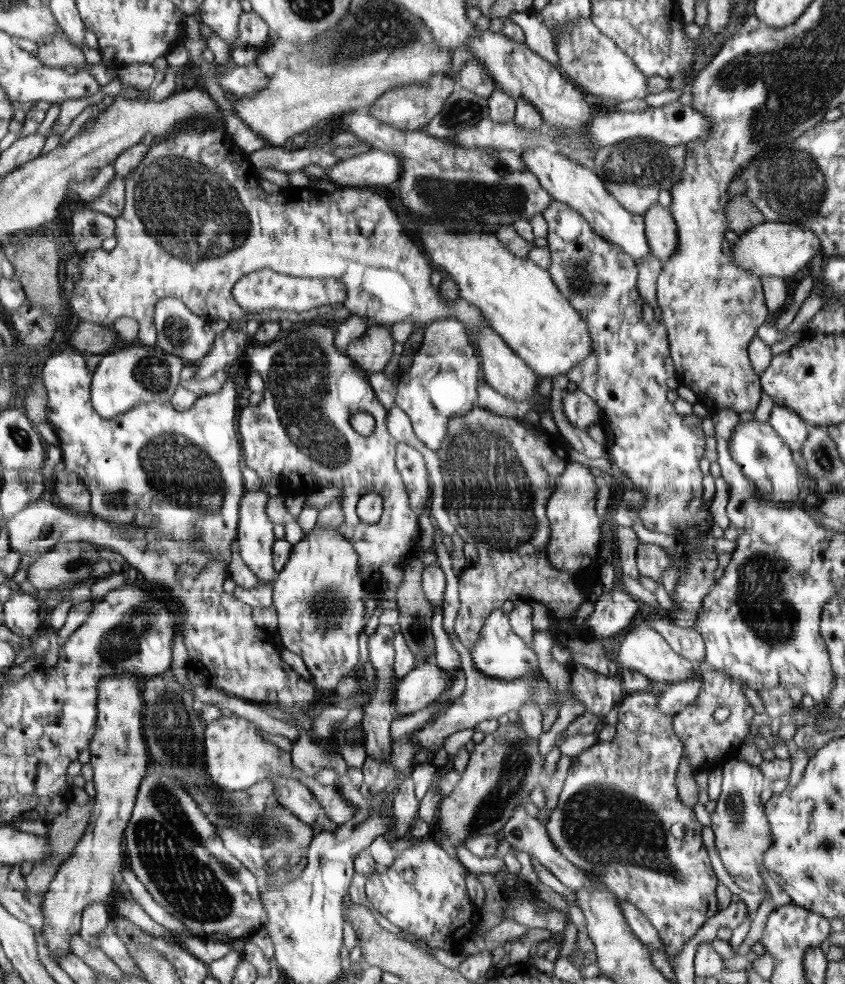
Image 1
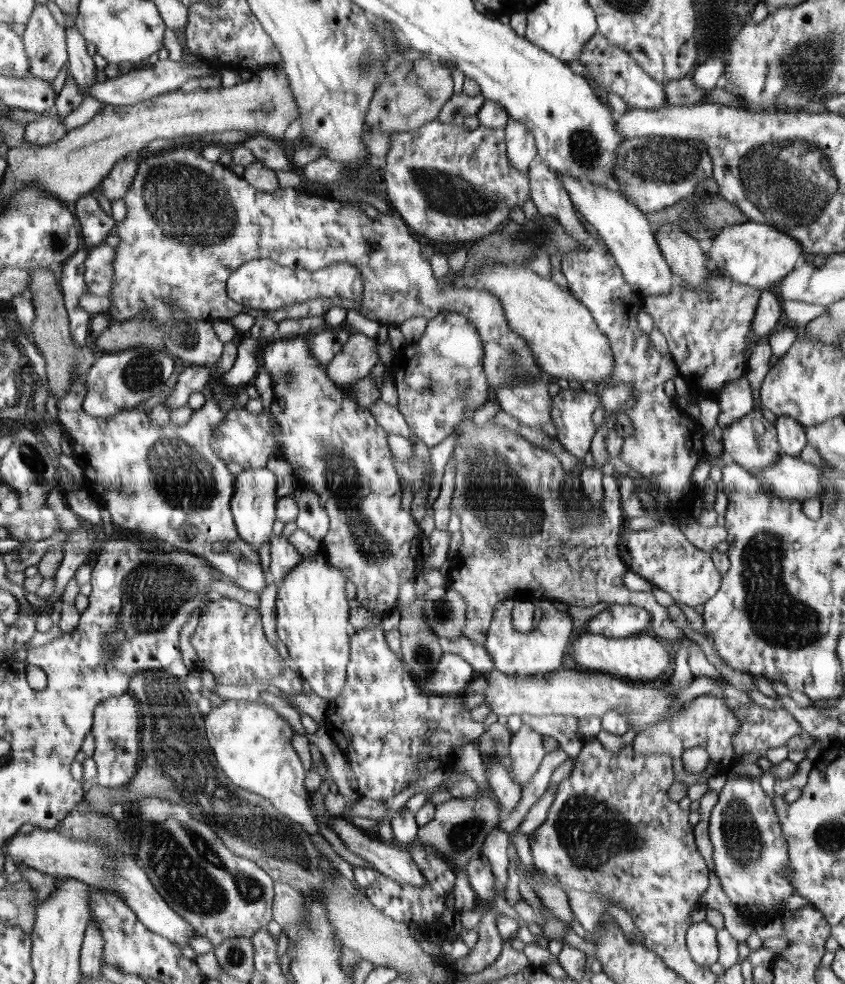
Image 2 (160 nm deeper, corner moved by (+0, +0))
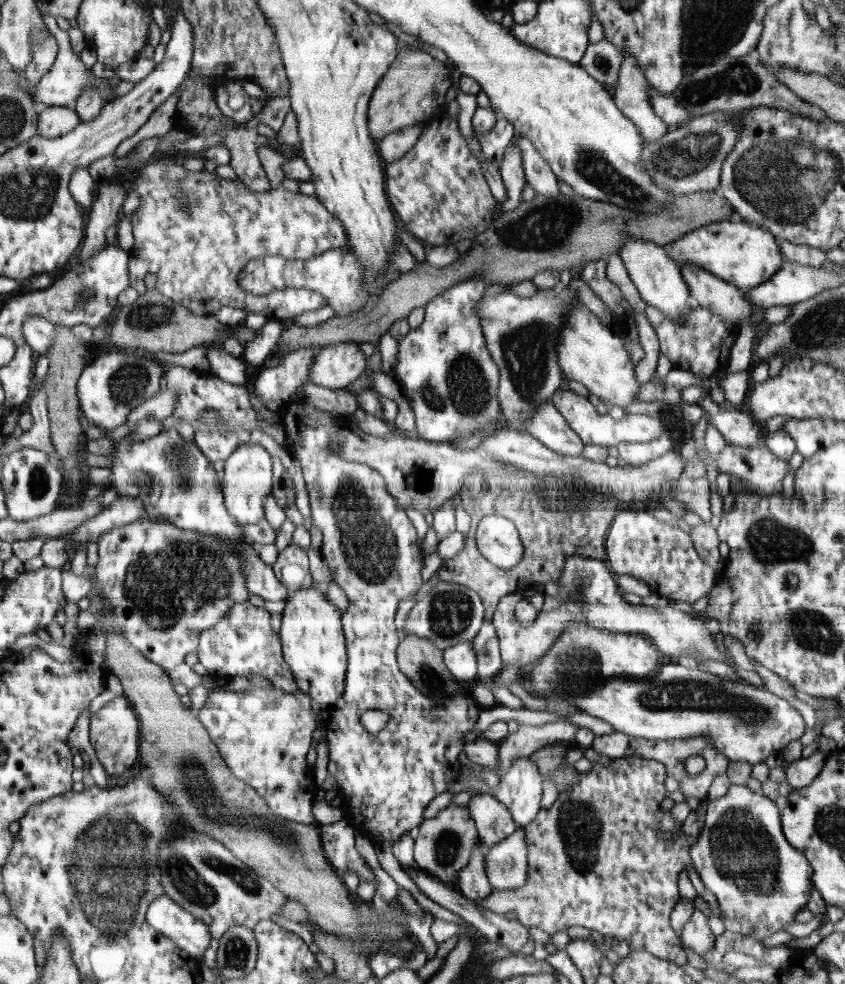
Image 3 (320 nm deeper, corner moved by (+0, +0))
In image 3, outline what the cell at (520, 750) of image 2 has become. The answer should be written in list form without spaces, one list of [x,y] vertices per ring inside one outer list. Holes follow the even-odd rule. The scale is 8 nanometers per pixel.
[[[530,757],[516,759],[491,795],[505,804],[515,822],[524,828],[541,809],[542,781],[539,768]]]

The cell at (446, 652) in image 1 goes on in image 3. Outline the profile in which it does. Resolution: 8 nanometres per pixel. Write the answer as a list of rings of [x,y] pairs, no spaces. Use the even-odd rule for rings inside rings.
[[[492,621],[486,622],[480,628],[479,634],[472,640],[472,648],[478,660],[477,680],[487,684],[492,677],[498,676],[504,668],[498,636]]]

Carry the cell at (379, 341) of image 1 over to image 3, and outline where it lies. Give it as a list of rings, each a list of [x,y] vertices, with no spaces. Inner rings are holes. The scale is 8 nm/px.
[[[358,342],[322,347],[309,368],[309,382],[329,389],[344,389],[354,382],[366,366]]]

